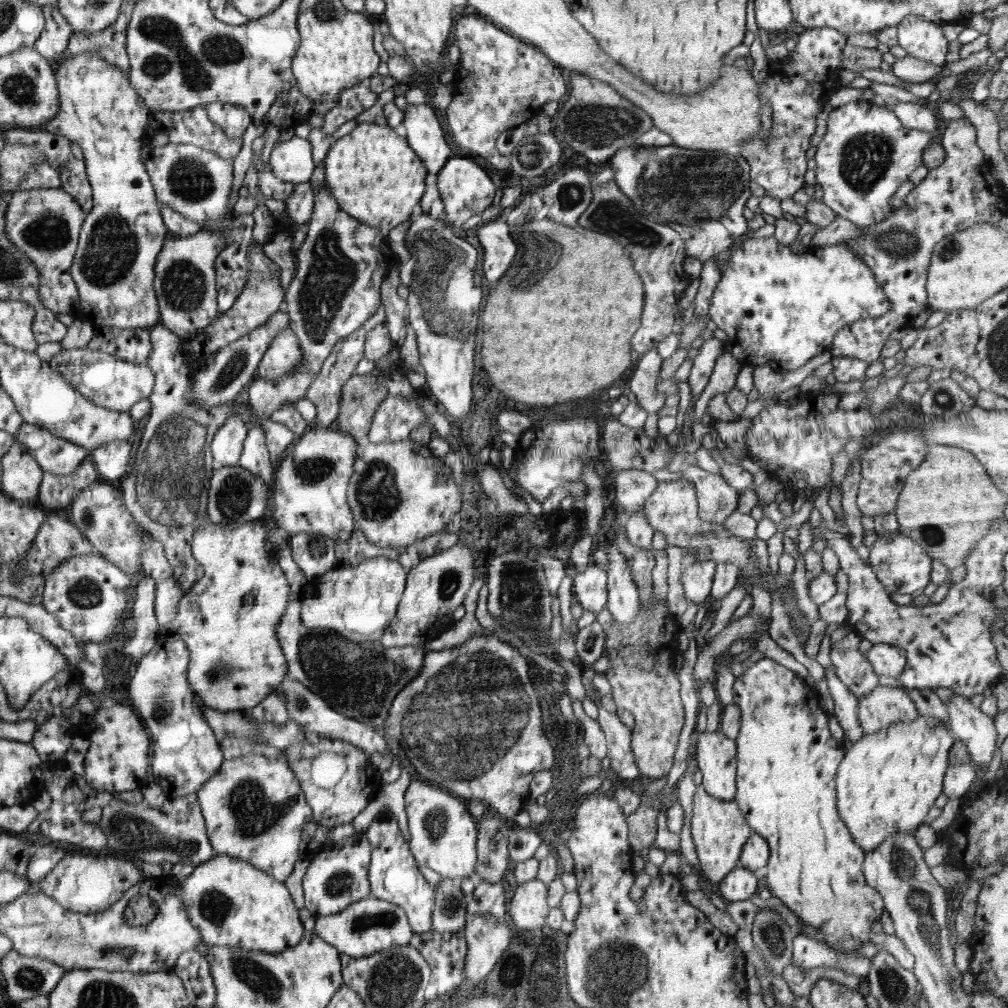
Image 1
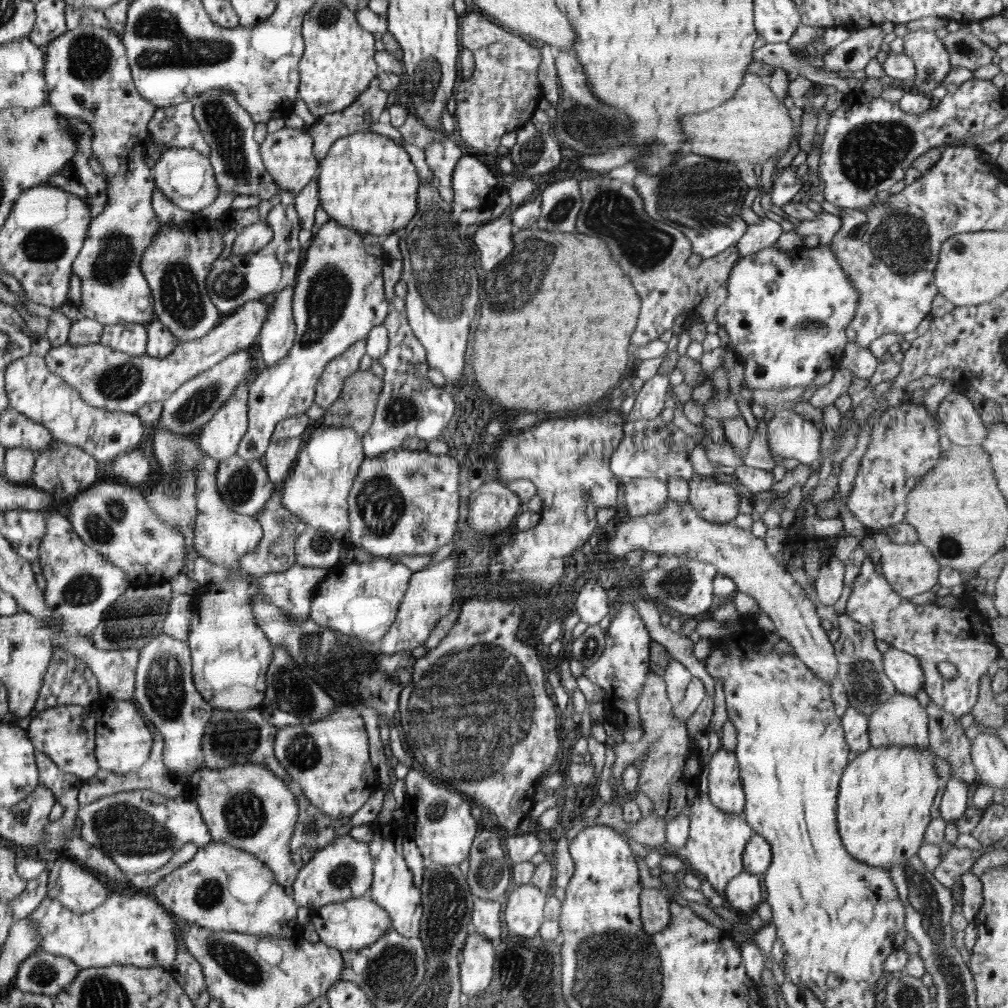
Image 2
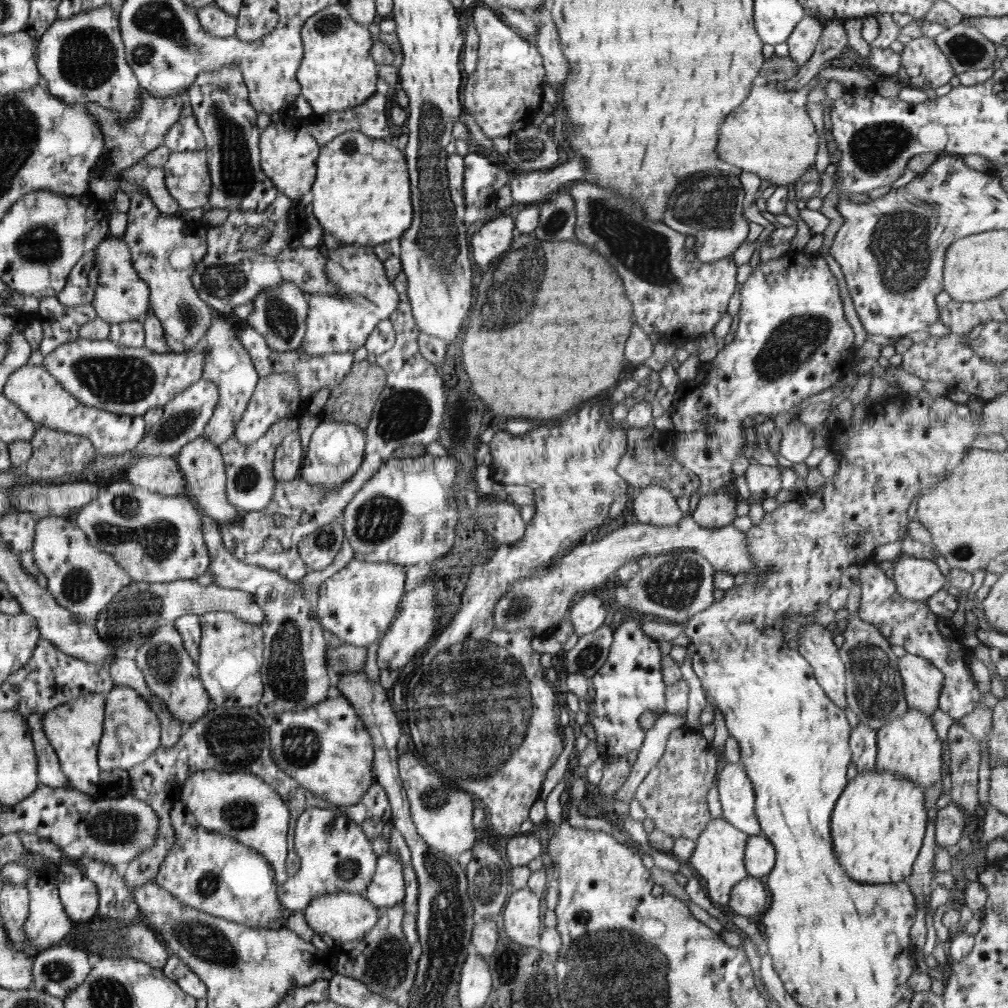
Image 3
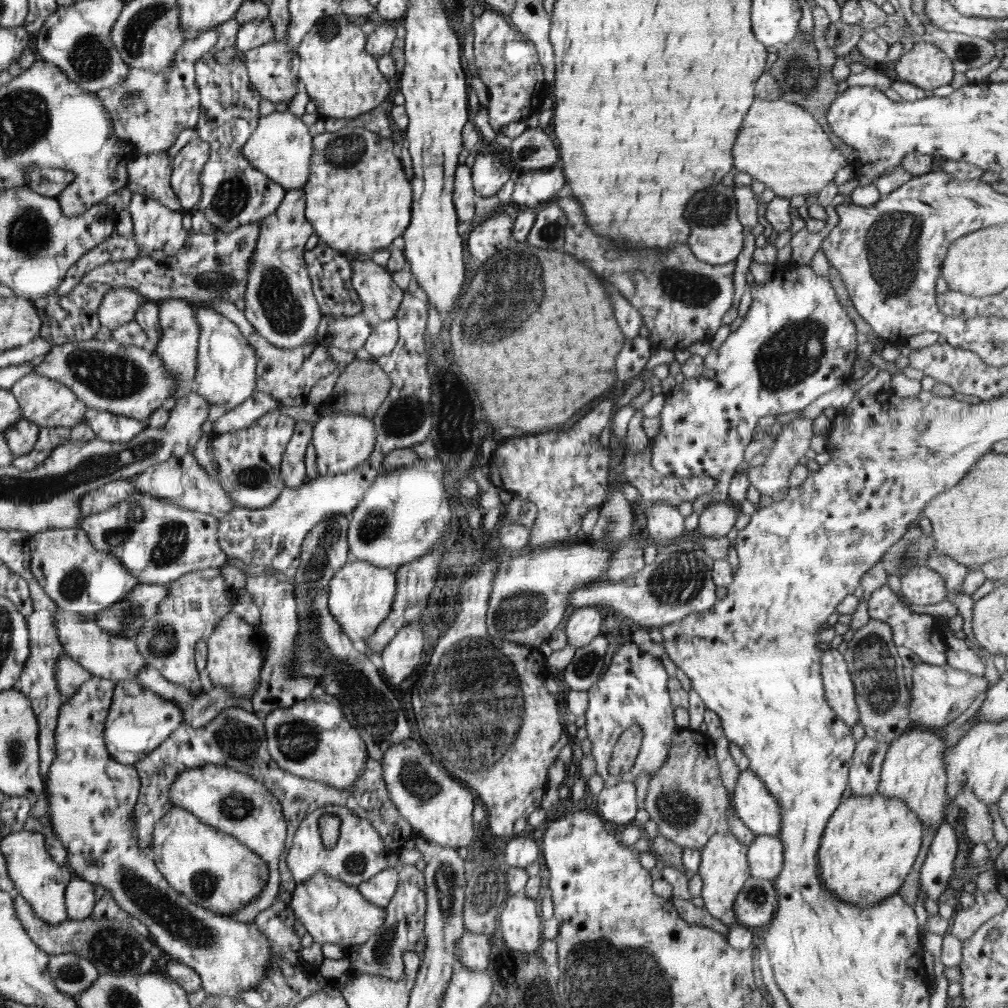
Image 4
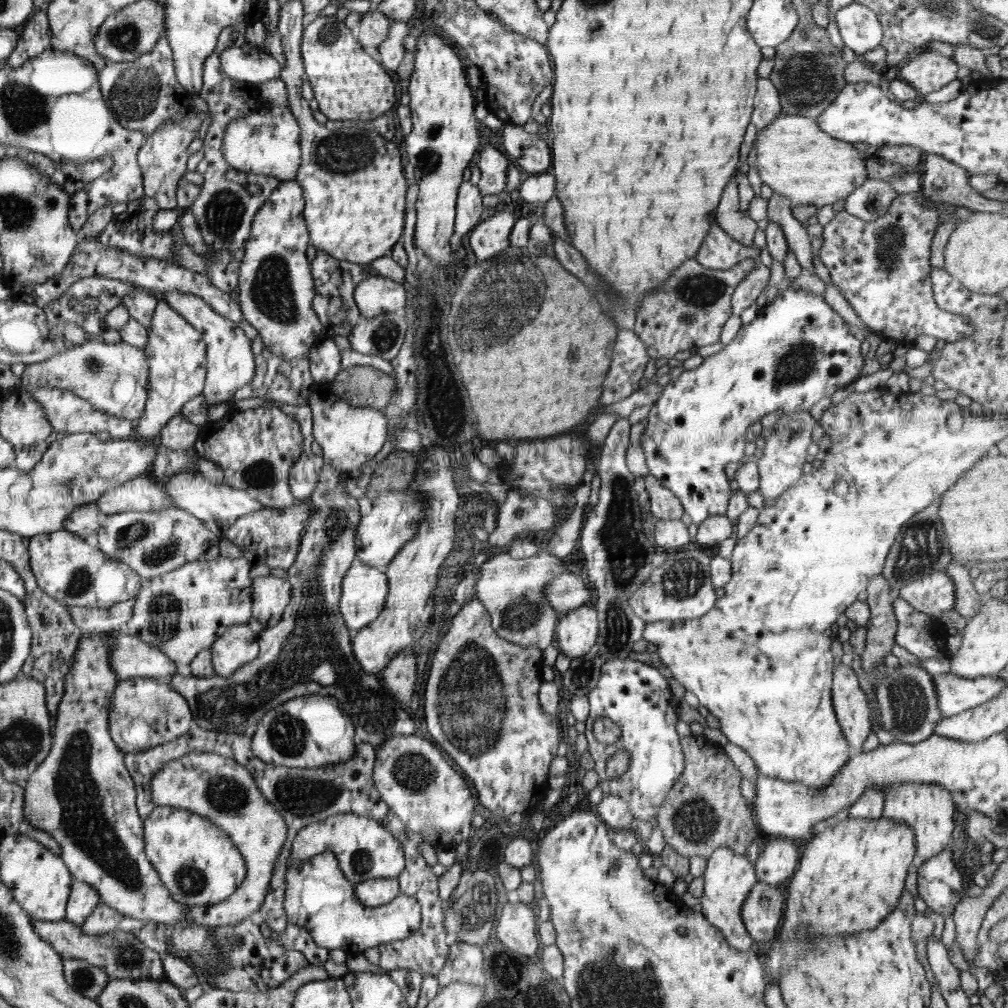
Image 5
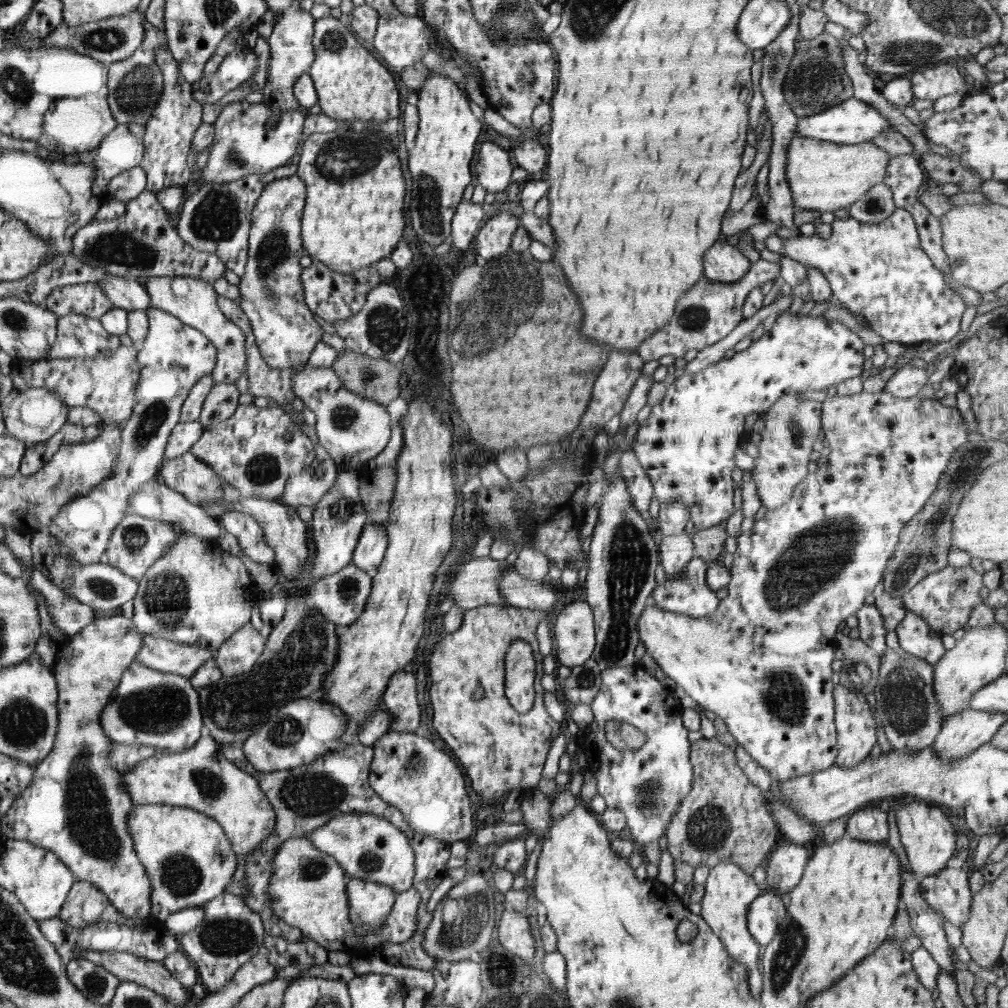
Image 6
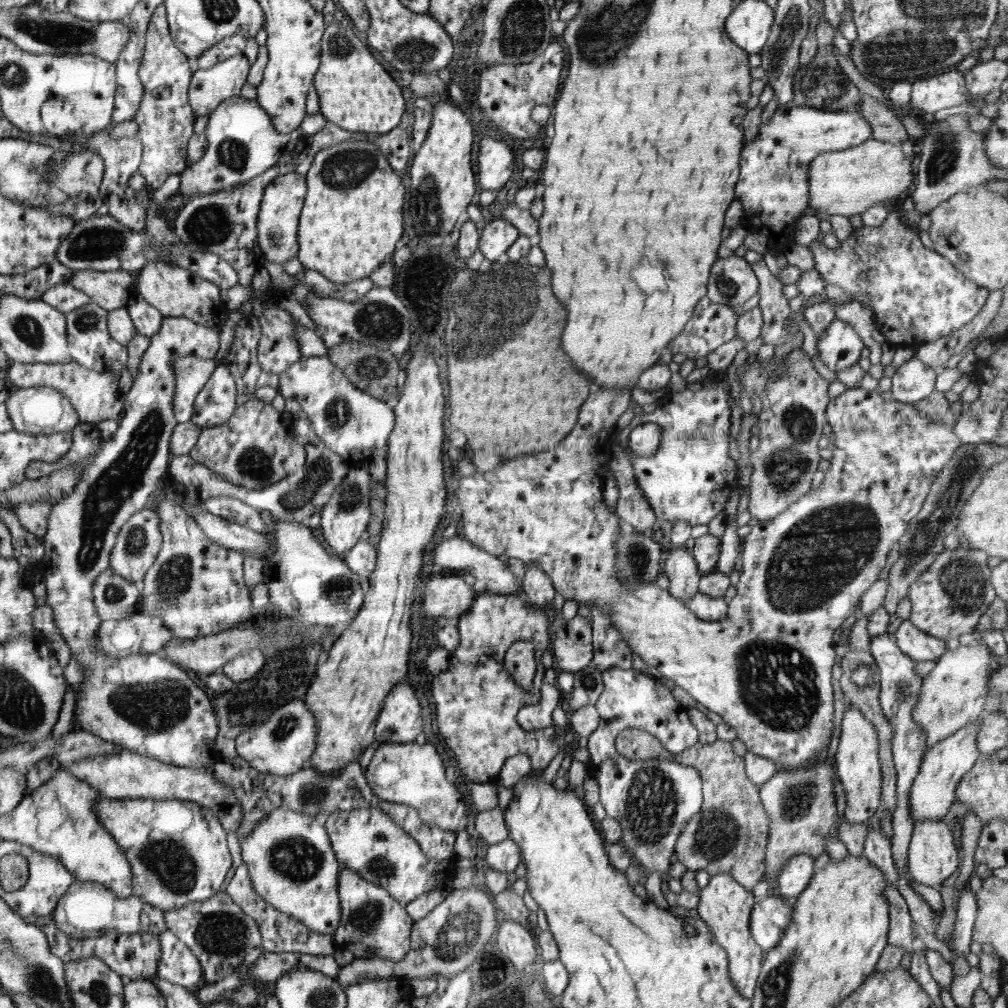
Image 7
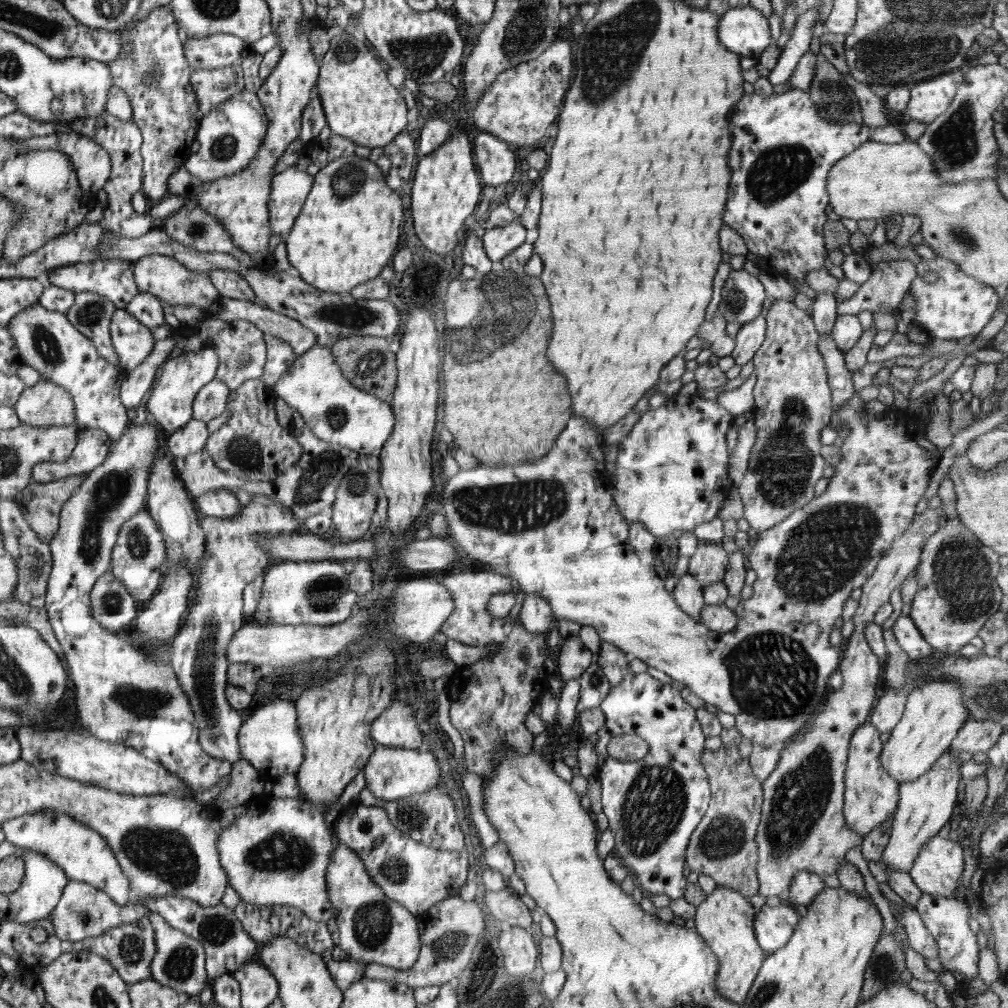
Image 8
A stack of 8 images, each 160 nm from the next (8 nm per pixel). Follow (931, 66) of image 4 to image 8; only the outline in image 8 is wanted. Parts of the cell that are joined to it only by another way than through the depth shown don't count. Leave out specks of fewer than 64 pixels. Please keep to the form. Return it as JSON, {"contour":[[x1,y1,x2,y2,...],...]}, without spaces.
{"contour":[[954,69,945,75,911,84,910,100,904,112,929,125,951,105,964,77,964,69]]}

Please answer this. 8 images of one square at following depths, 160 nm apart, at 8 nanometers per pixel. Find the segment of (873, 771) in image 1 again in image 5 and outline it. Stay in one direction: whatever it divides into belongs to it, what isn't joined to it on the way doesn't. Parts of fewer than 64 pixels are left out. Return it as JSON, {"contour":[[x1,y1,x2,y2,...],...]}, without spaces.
{"contour":[[882,815,877,819,853,819,846,817,841,822,838,822,833,829,826,829,820,834,814,835,810,840,807,841,806,845,802,848,801,858,795,873,791,876,788,886,785,887,785,892,788,893,788,898,785,899,786,908,784,909,782,924,780,926,780,937,775,941,775,946,770,953,770,960,766,962,766,972,772,976,771,987,777,987,780,984,780,978,782,978,783,968,783,954,781,952,781,946,784,943,798,943,798,952,803,955,805,946,813,941,814,937,819,937,820,935,828,935,829,937,847,937,848,935,855,935,856,933,865,933,866,931,872,930,874,927,878,927,879,924,887,917,890,912,896,910,896,905,904,889,904,882,906,882,906,874,910,864,913,863,914,855,916,852,916,843,914,840,914,832,908,824,900,824,900,821,895,821,894,819,889,819]]}

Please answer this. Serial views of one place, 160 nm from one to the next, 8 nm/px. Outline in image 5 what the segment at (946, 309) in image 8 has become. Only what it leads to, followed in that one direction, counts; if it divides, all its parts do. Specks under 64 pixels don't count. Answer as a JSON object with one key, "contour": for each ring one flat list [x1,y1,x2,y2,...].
{"contour":[[923,188,918,192,896,195,888,212,878,220,865,222,848,212,837,212,834,220,823,227,823,244,819,258,830,271,832,284,839,288,872,333,883,339,895,338,898,341,915,341,920,334,928,334,940,344,954,343,972,335,976,326,972,322,968,324,962,315,946,312,936,304,930,276,930,250,942,214,954,214,955,225,958,226,975,213,974,210,966,210,960,206,954,208,952,205,932,202]]}

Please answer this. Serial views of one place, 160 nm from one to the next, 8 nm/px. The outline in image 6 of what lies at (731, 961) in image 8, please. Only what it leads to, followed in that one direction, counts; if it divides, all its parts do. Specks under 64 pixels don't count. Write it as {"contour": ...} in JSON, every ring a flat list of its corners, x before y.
{"contour":[[723,862,709,869,705,882,705,893,701,901,701,917,708,923,724,943,727,953,740,964,748,967,748,984,751,995,759,999,763,991,762,973,758,969,760,945,747,927,747,912,750,903,759,895,760,889,752,875,747,875,737,864]]}

